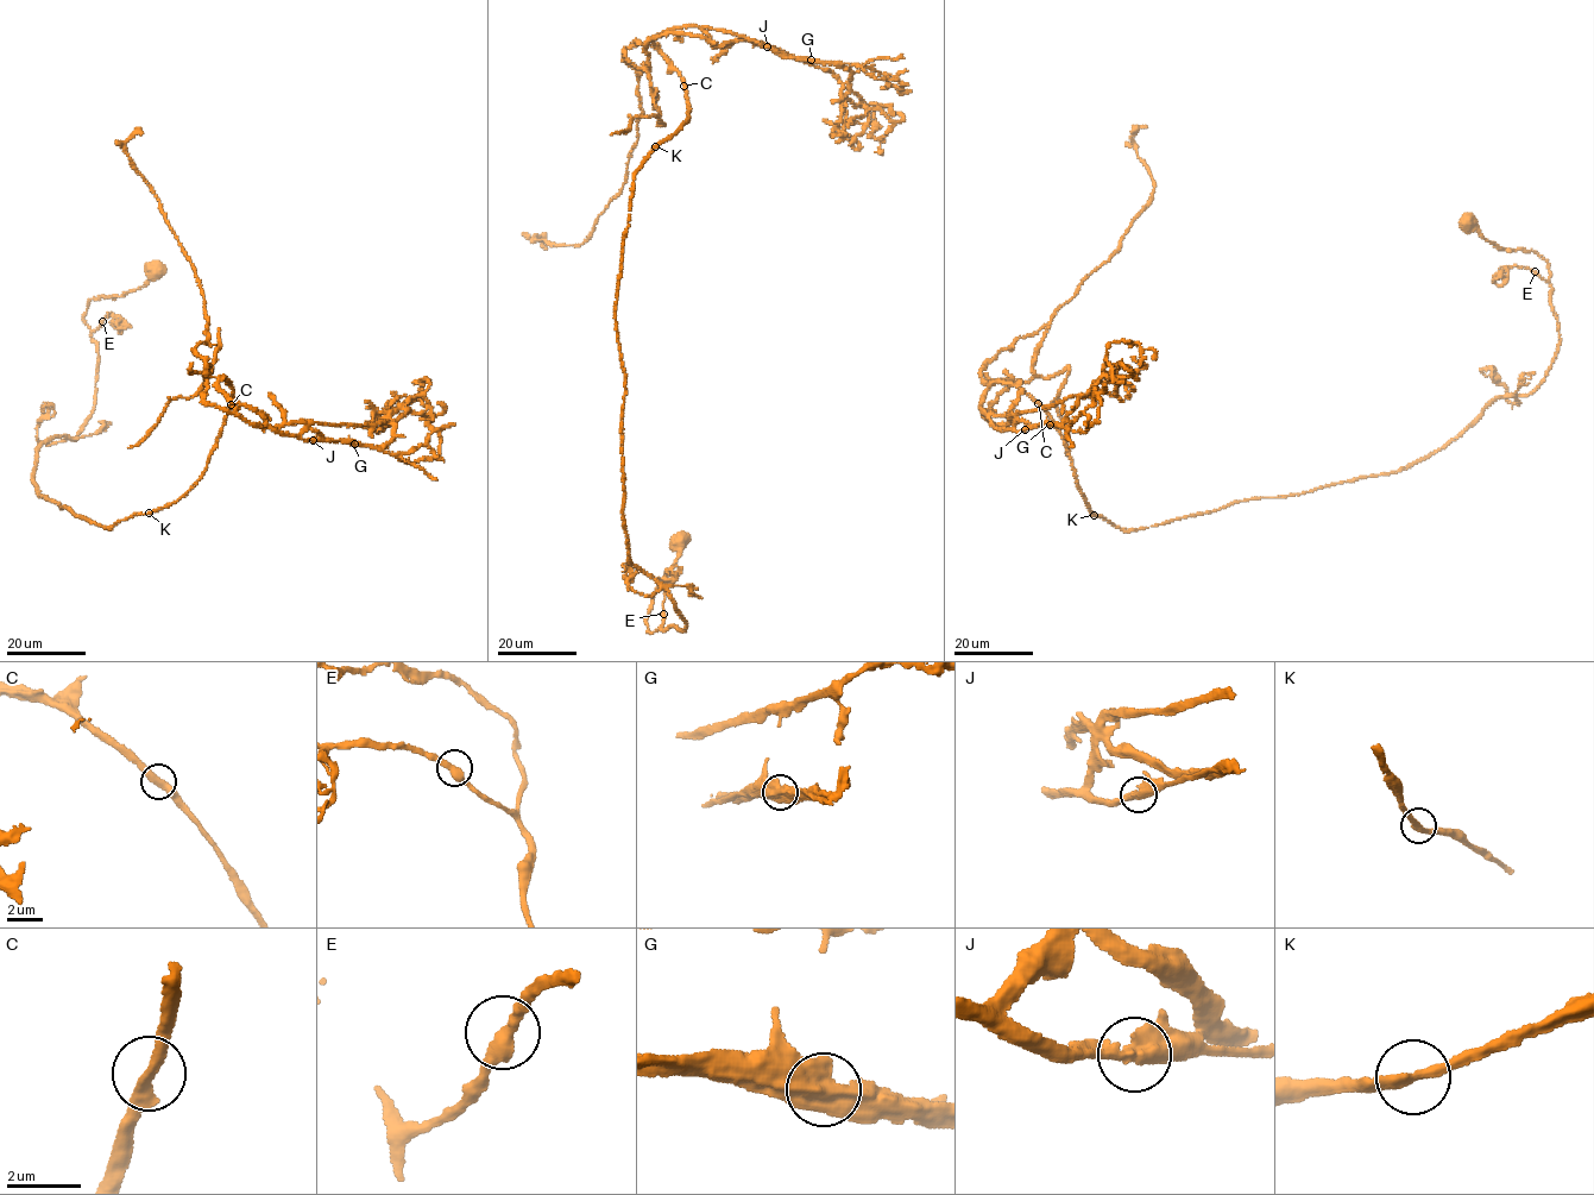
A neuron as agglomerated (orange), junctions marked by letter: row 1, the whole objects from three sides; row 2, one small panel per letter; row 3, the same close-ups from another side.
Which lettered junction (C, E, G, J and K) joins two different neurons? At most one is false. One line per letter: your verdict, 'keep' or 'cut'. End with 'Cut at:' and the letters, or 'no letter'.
C: keep
E: keep
G: cut
J: keep
K: keep
Cut at: G

